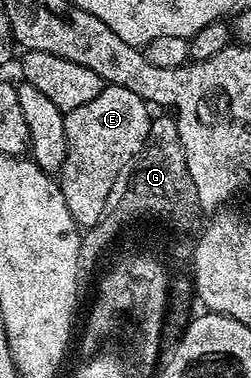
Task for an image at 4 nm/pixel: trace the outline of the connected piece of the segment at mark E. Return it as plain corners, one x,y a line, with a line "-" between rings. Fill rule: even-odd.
103,84
96,99
65,114
64,135
68,135
68,155
56,180
62,189
64,203
68,203
68,211
72,211
72,219
83,230
88,230
99,222
120,169
144,147
152,109
148,102
136,95
136,91

